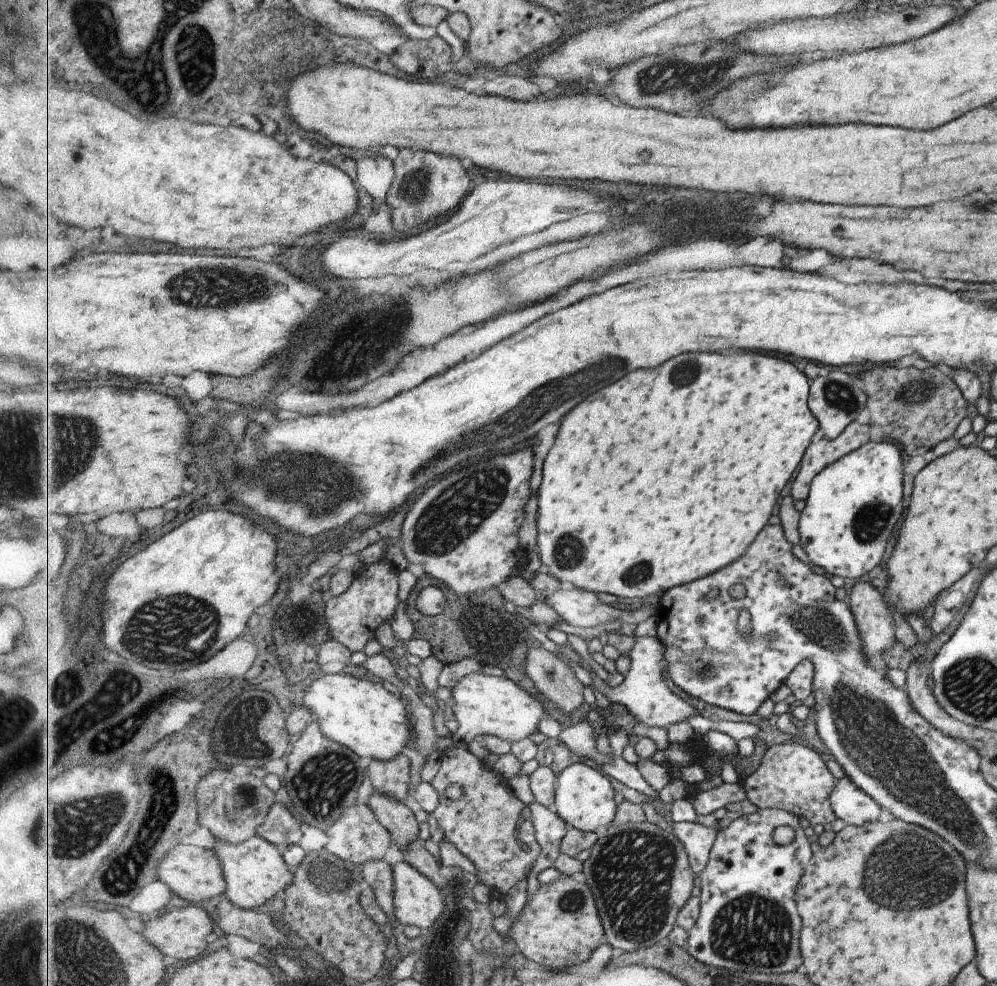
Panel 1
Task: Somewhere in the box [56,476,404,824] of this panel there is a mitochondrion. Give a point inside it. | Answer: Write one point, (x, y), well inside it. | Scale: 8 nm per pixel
(162, 628)

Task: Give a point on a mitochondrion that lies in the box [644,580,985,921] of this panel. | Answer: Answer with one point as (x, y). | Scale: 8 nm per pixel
(933, 877)

